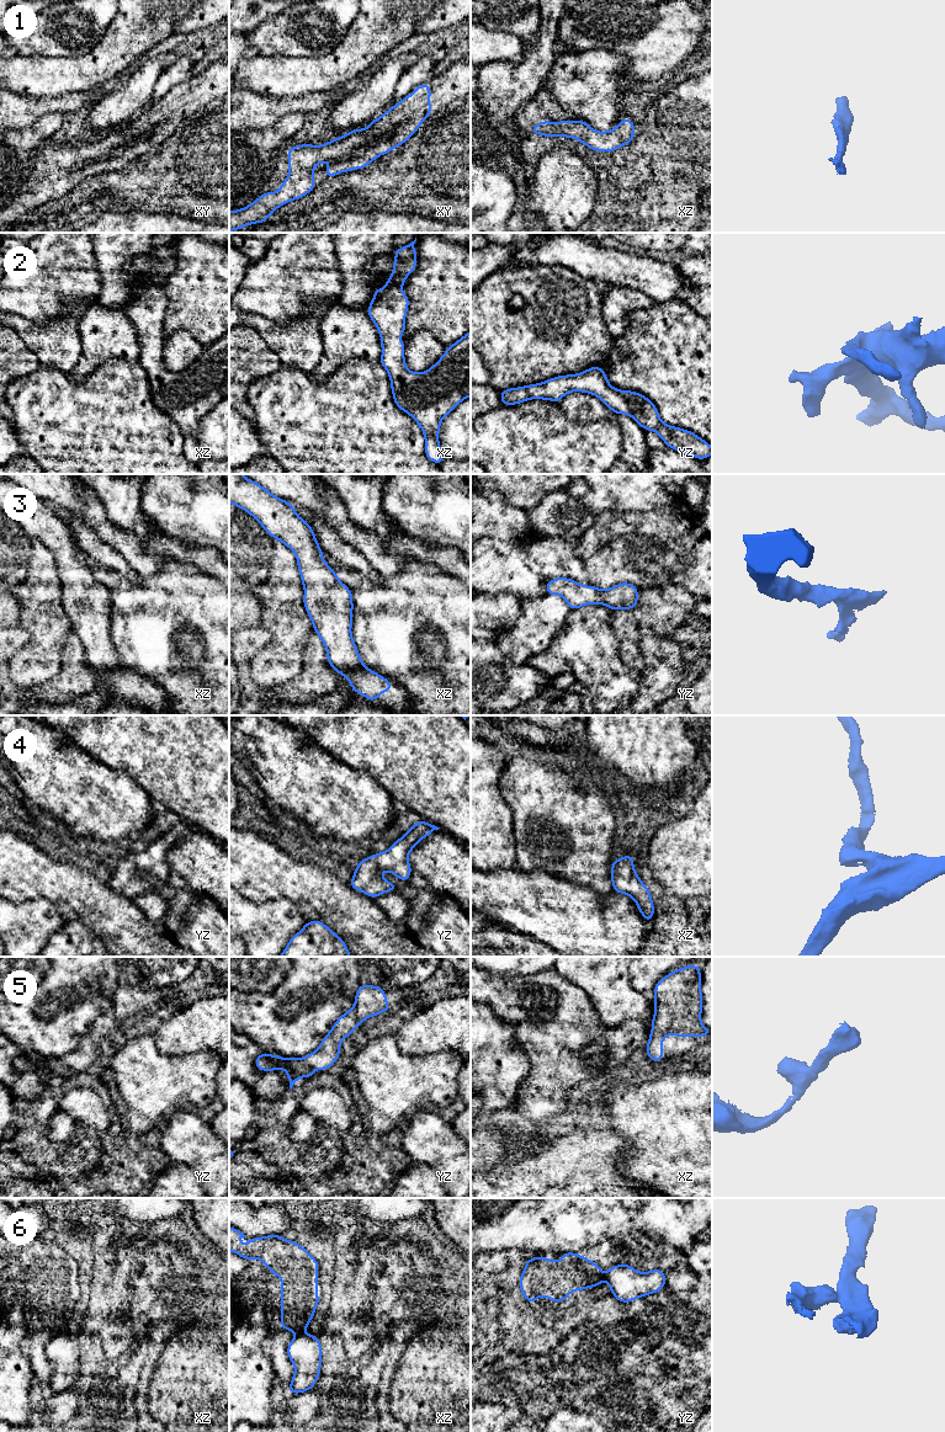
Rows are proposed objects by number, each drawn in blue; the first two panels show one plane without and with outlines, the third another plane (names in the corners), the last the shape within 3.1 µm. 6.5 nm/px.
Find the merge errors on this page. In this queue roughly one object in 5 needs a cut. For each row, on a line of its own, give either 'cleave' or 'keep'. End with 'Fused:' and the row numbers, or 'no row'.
1: keep
2: keep
3: keep
4: keep
5: keep
6: cleave
Fused: 6

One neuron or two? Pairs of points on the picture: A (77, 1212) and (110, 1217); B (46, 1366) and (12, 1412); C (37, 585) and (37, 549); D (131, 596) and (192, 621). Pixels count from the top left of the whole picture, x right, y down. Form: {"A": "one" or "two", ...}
{"A": "one", "B": "two", "C": "one", "D": "one"}

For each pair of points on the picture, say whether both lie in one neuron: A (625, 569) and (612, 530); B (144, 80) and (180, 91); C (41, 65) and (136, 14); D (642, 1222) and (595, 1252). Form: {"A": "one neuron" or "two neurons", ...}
{"A": "two neurons", "B": "two neurons", "C": "one neuron", "D": "two neurons"}

